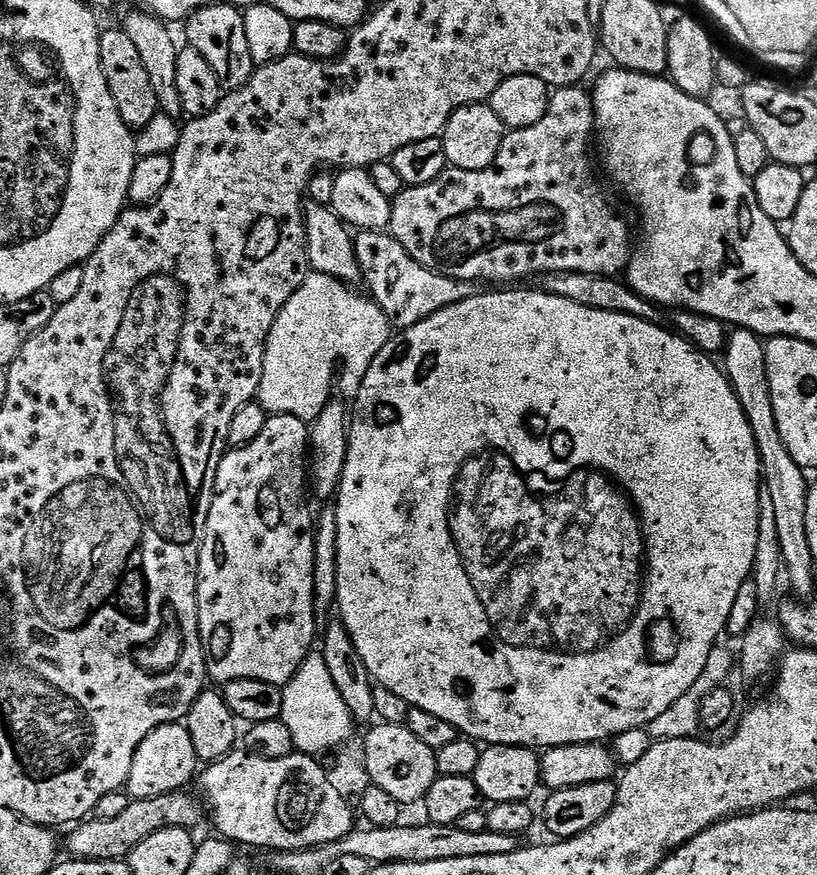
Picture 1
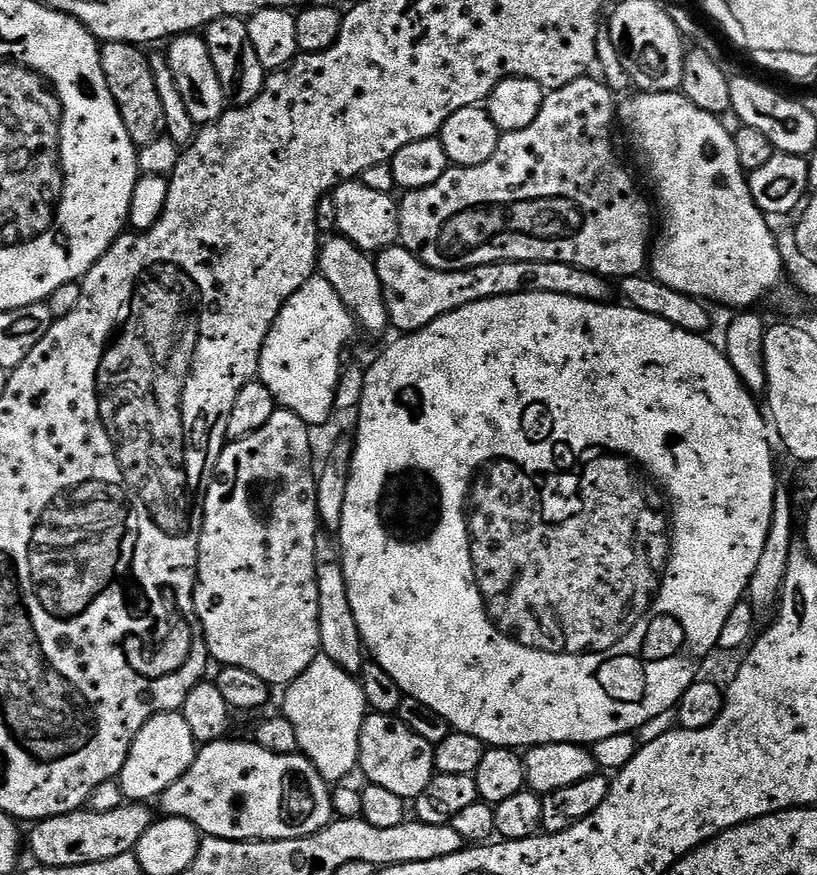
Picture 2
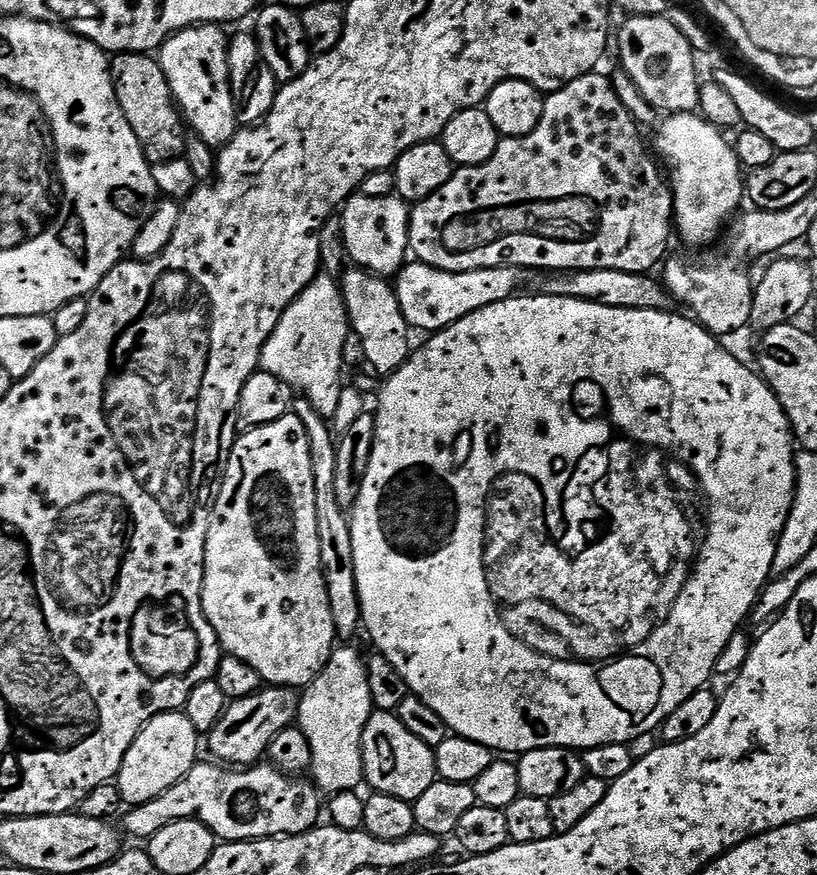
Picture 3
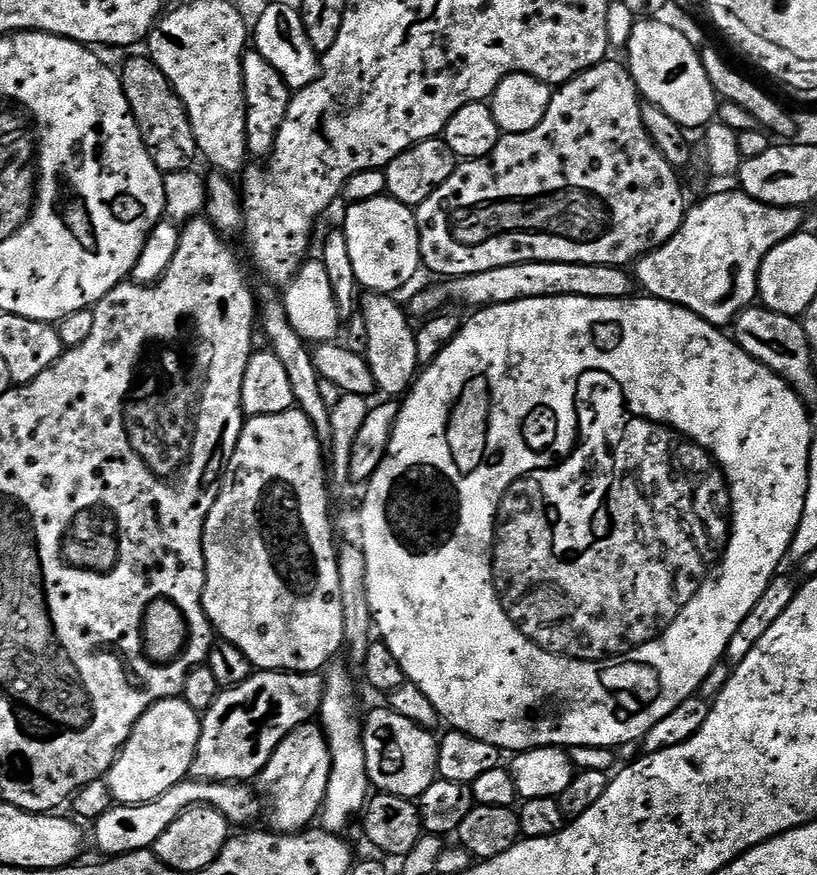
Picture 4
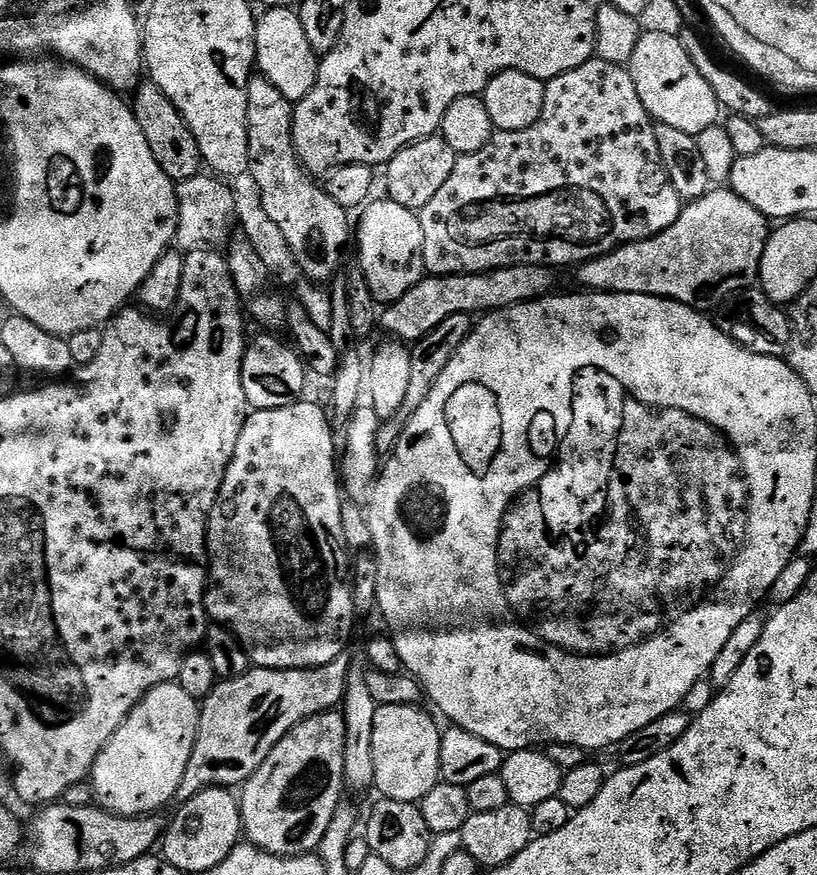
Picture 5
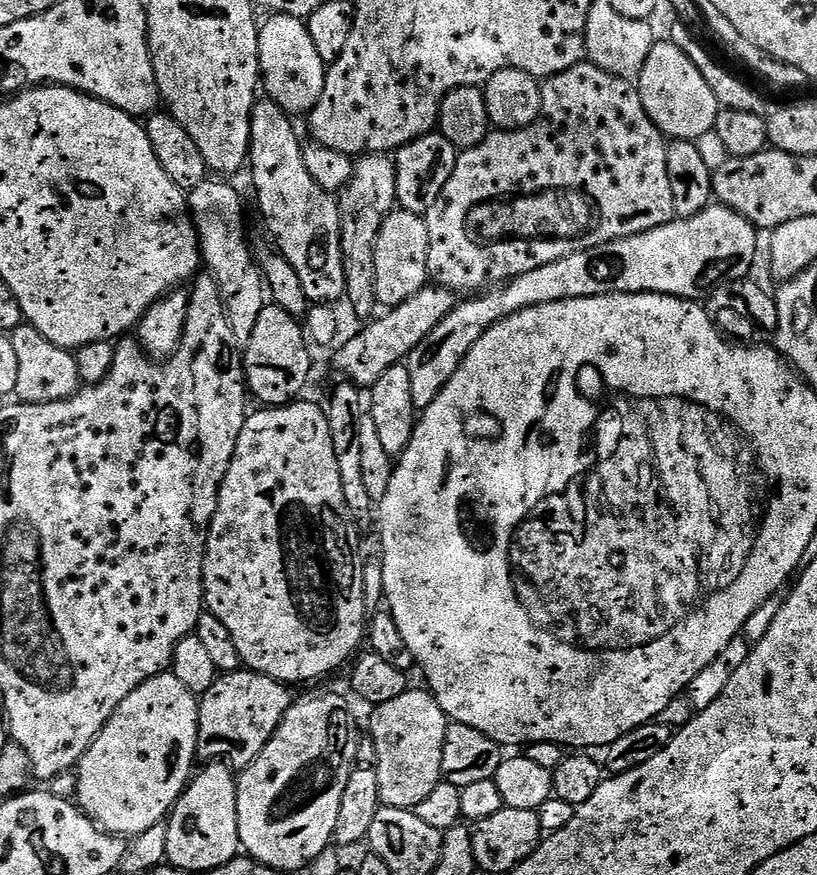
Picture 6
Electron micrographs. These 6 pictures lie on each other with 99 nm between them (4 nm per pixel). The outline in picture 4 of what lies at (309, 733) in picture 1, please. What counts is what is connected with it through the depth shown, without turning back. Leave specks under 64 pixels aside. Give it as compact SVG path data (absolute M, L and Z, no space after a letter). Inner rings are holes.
M331 667L325 673L325 693L318 715L331 752L330 782L327 783L326 798L318 822L323 831L341 835L365 809L372 787L366 770L363 725L357 714L356 684L347 667L336 667Z

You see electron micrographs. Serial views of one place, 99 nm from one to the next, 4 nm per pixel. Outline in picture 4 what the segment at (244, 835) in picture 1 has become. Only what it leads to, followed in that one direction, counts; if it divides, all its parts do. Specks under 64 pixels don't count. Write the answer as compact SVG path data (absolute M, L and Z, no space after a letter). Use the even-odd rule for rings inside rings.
M189 778L178 782L178 786L170 786L170 790L166 790L166 794L162 794L158 798L154 798L145 804L116 804L106 814L102 814L102 818L98 818L94 822L96 828L96 848L100 852L105 852L105 857L125 856L131 852L143 852L151 849L157 842L158 838L162 838L162 834L166 834L166 830L170 830L180 815L187 812L190 808L198 808L207 806L218 810L228 819L229 825L244 824L240 826L248 826L256 815L261 815L262 800L258 795L255 787L249 786L247 783L212 783L209 780L198 780Z

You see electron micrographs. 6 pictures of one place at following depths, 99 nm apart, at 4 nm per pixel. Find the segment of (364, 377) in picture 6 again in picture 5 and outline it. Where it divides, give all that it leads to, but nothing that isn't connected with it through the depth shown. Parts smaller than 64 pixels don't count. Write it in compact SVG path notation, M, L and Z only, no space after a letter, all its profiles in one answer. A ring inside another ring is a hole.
M519 264L509 268L496 268L493 272L462 272L459 276L425 275L402 298L387 305L379 313L378 324L388 331L389 337L401 342L415 342L430 334L446 318L454 314L472 316L498 312L502 308L513 308L516 304L527 304L529 300L543 298L553 291L551 267L543 264Z

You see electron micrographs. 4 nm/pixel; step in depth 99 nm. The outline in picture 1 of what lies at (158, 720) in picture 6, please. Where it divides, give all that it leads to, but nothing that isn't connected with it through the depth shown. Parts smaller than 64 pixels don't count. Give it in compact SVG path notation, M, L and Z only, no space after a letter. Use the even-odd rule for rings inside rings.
M180 722L163 724L150 734L146 734L146 738L138 746L134 754L134 766L130 766L126 791L132 800L158 798L162 794L187 789L191 785L188 783L191 780L193 783L197 772L196 751L194 742L190 742L187 727Z

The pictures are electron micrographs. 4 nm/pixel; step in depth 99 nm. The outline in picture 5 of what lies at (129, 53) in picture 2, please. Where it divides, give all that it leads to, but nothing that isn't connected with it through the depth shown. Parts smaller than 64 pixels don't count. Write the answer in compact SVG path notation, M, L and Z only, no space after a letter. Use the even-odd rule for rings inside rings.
M144 82L135 89L130 100L130 107L138 126L142 126L142 134L146 134L146 143L150 145L150 154L154 154L154 162L162 166L162 174L166 174L173 182L189 180L201 175L202 161L198 142L194 134L186 126L180 111L158 90L158 86L151 82ZM136 96L136 97L135 97Z

